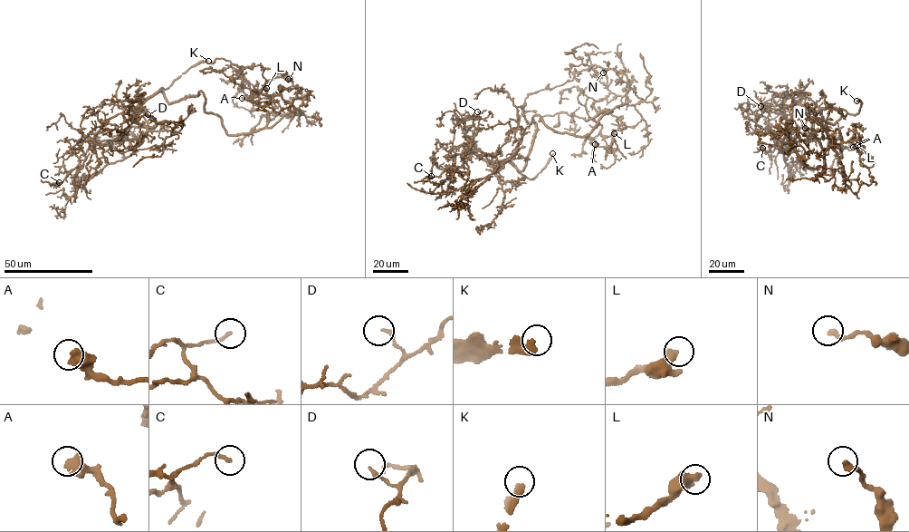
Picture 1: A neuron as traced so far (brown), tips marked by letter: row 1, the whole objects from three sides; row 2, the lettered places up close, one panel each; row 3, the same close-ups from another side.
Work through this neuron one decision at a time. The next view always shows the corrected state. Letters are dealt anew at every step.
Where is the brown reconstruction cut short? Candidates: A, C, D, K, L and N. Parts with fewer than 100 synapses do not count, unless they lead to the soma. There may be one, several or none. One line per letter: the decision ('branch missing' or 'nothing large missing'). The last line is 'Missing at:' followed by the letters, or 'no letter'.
A: nothing large missing
C: nothing large missing
D: nothing large missing
K: nothing large missing
L: nothing large missing
N: nothing large missing
Missing at: no letter

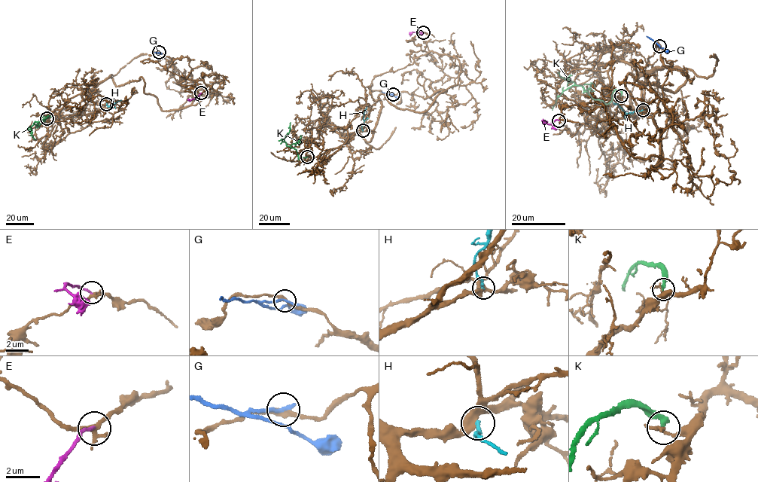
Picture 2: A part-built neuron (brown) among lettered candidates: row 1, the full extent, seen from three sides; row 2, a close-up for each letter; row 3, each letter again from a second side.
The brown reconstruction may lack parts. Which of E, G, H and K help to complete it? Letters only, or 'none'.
none

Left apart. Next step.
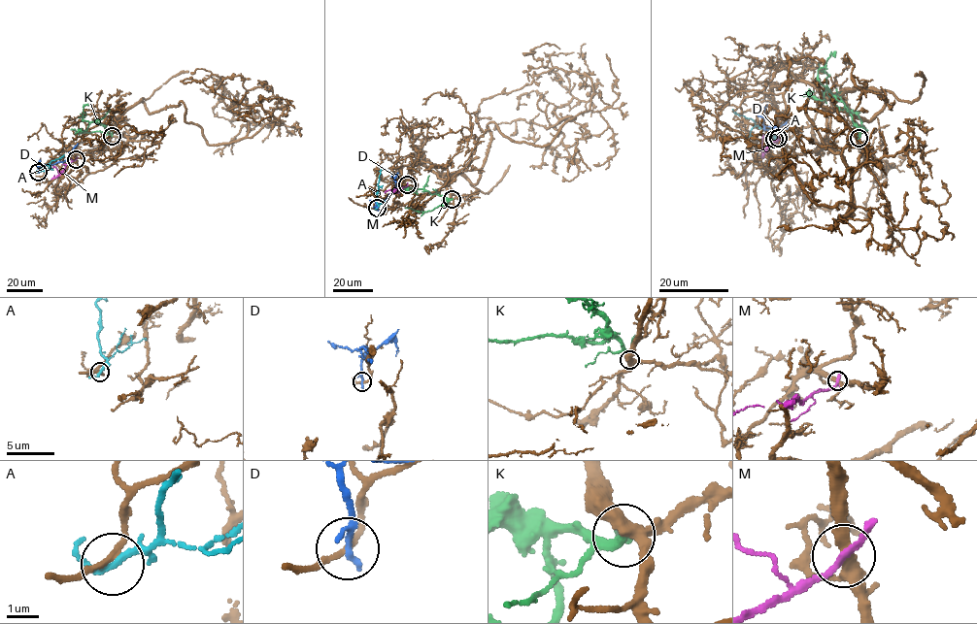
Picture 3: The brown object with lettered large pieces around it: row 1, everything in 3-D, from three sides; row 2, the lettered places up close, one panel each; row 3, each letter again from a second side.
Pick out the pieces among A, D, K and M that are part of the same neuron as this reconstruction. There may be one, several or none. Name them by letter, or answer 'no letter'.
K

